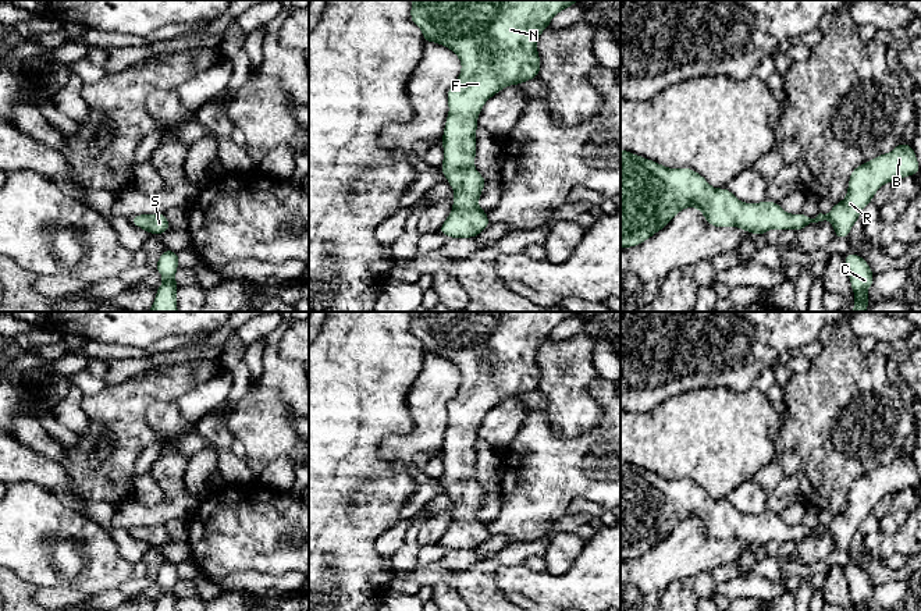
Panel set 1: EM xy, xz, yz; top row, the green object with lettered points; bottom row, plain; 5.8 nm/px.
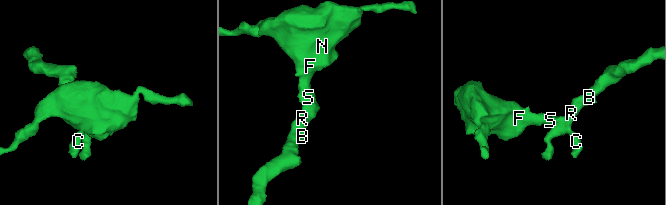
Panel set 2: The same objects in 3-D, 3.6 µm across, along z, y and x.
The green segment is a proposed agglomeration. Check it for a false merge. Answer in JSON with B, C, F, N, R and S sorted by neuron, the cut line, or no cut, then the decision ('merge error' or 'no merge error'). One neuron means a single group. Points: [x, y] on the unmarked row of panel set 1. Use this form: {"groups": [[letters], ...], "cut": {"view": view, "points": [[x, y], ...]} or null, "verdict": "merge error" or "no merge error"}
{"groups": [["B", "C", "F", "N", "R", "S"]], "cut": null, "verdict": "no merge error"}

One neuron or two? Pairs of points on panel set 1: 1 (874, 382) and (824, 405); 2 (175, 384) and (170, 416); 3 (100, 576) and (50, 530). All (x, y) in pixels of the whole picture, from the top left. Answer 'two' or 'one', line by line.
1: one
2: two
3: one

